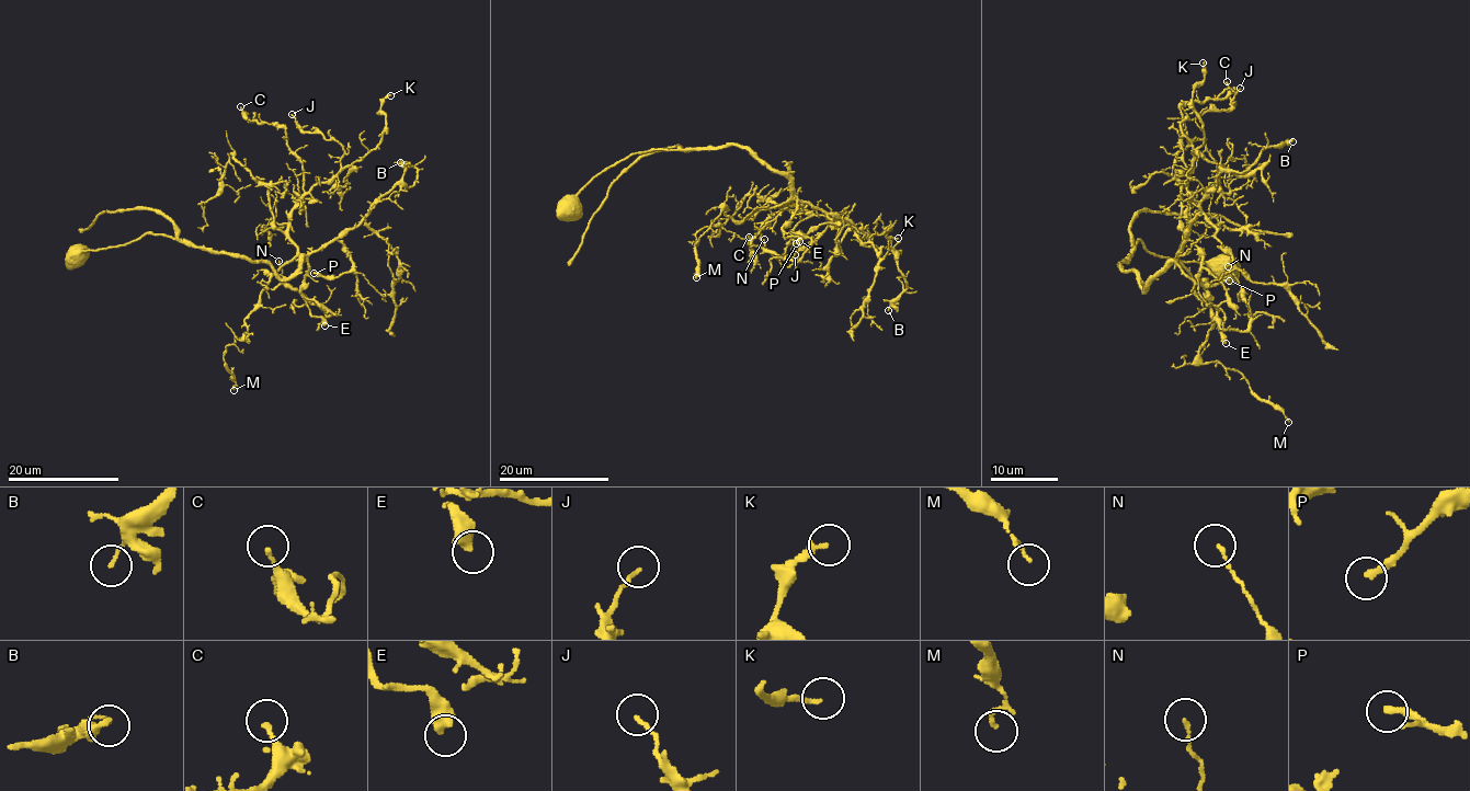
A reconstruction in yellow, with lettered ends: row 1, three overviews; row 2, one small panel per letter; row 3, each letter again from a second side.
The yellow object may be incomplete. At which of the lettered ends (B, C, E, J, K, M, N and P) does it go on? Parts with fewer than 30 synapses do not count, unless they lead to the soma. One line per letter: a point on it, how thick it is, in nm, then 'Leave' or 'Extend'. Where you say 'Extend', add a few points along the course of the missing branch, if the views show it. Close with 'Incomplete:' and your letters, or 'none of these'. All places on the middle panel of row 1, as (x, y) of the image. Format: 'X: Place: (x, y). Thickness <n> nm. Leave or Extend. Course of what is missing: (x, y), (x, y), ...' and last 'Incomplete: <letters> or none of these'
B: Place: (888, 310). Thickness 110 nm. Leave
C: Place: (749, 237). Thickness 180 nm. Leave
E: Place: (799, 241). Thickness 550 nm. Leave
J: Place: (795, 254). Thickness 130 nm. Leave
K: Place: (898, 238). Thickness 170 nm. Leave
M: Place: (696, 277). Thickness 120 nm. Leave
N: Place: (764, 239). Thickness 120 nm. Leave
P: Place: (796, 243). Thickness 240 nm. Leave
Incomplete: none of these

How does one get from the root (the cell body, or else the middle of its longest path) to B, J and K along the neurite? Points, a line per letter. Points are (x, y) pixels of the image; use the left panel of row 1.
B: (77, 255), (73, 247), (164, 233), (264, 261), (288, 278), (386, 193), (413, 185), (418, 170), (400, 162)
J: (77, 255), (164, 233), (288, 278), (300, 255), (289, 211), (344, 152), (292, 114)
K: (77, 255), (73, 247), (164, 233), (264, 261), (288, 278), (300, 255), (289, 211), (376, 146), (390, 95)

